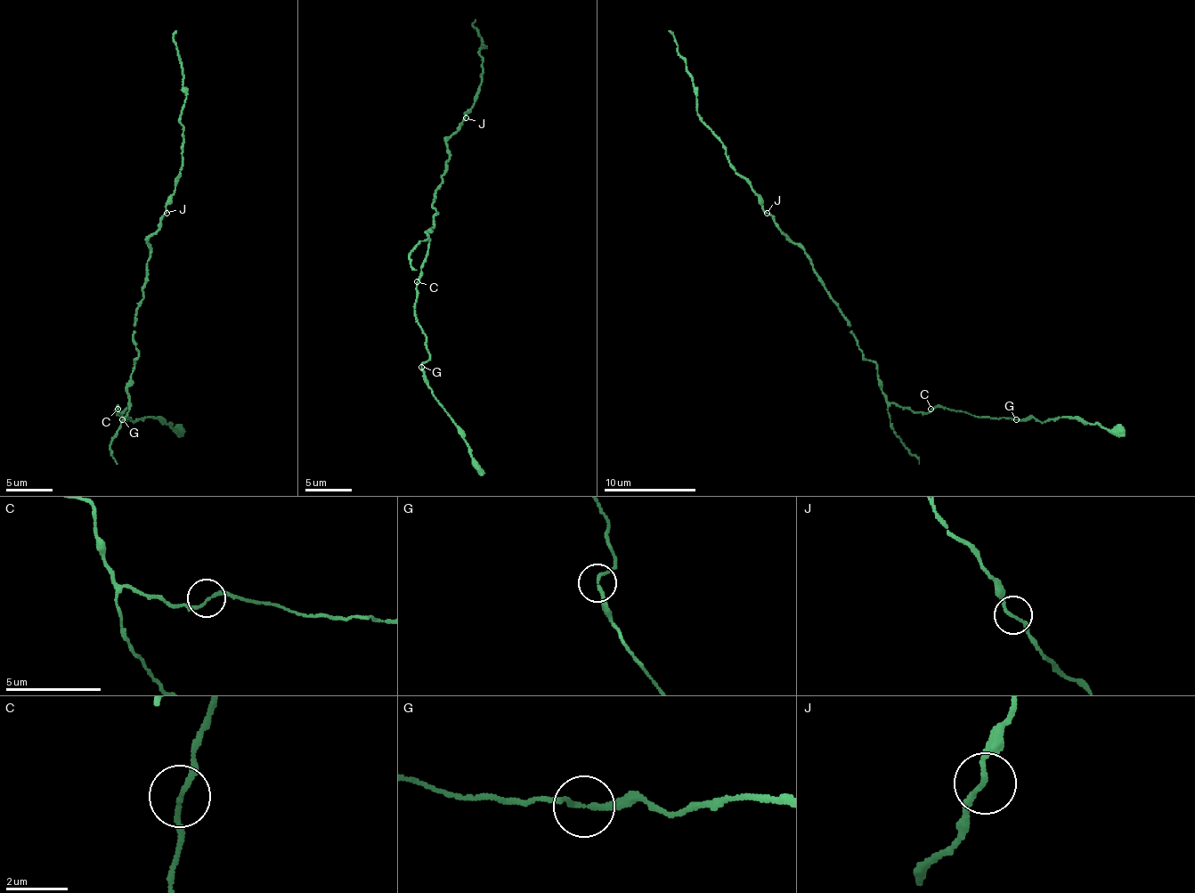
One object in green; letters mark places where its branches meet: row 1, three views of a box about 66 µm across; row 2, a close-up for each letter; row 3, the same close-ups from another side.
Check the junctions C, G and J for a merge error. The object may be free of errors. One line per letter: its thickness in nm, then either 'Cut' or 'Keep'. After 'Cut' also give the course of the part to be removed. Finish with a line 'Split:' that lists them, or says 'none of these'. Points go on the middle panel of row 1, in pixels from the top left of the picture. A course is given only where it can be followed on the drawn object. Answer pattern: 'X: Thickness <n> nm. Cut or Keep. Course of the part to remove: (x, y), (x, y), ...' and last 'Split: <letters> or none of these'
C: Thickness 150 nm. Keep
G: Thickness 150 nm. Keep
J: Thickness 150 nm. Keep
Split: none of these

